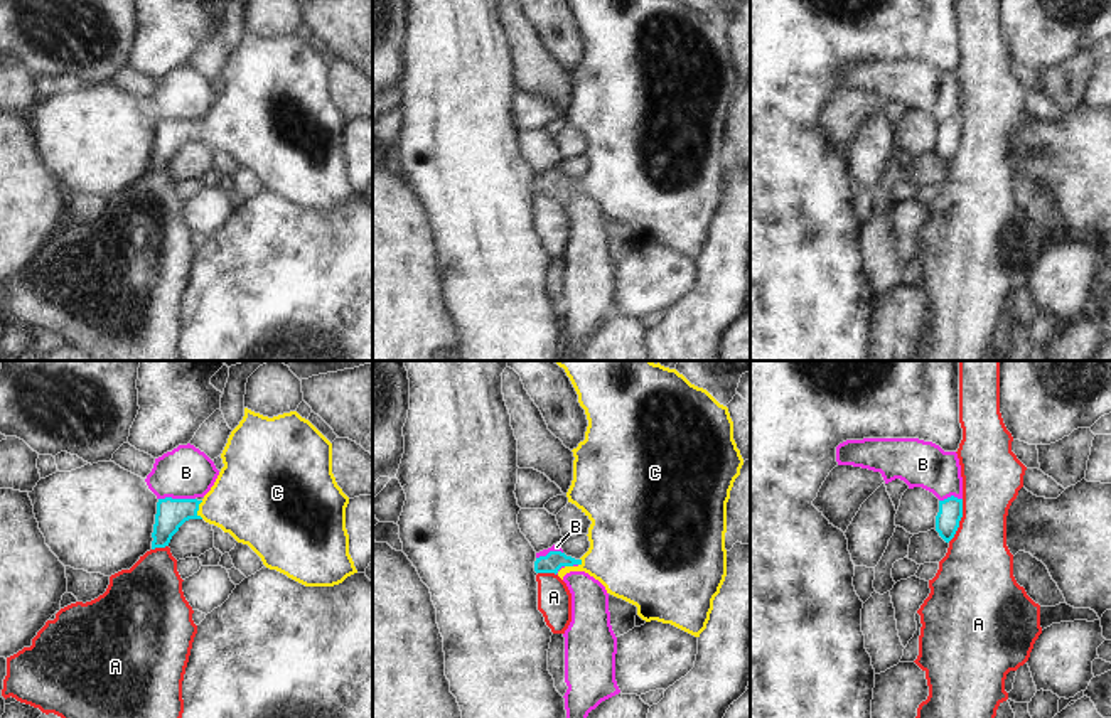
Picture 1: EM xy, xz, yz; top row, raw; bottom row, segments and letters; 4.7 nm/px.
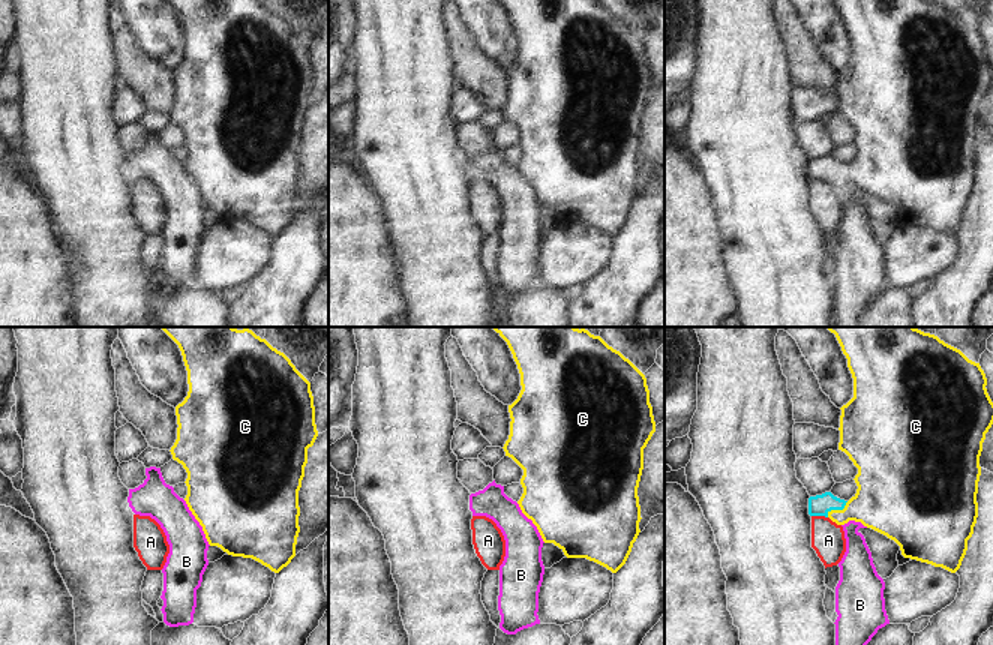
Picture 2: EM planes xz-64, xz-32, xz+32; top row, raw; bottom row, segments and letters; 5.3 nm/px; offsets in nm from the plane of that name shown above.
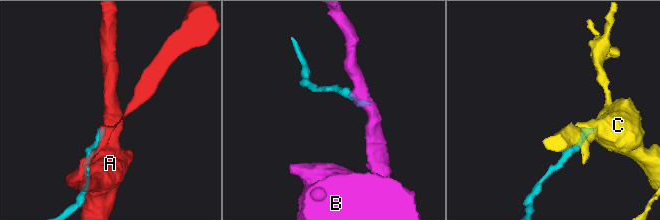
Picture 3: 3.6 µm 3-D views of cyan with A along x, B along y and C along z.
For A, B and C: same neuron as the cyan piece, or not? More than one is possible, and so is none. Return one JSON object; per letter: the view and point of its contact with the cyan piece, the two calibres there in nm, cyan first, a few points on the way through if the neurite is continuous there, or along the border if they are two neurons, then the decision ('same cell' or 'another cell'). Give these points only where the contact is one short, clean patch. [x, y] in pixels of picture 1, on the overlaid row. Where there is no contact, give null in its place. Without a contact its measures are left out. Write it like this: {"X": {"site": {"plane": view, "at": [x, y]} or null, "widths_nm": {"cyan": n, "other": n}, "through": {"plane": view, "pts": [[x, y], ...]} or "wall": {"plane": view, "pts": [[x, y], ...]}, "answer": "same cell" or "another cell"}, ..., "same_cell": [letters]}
{"A": {"site": {"plane": "yz", "at": [960, 519]}, "widths_nm": {"cyan": 120, "other": 340}, "answer": "another cell"}, "B": {"site": {"plane": "xy", "at": [176, 499]}, "widths_nm": {"cyan": 140, "other": 260}, "wall": {"plane": "xy", "pts": [[194, 498], [159, 499]]}, "answer": "another cell"}, "C": {"site": {"plane": "xy", "at": [198, 509]}, "widths_nm": {"cyan": 140, "other": 360}, "through": {"plane": "xy", "pts": [[171, 514], [181, 509], [198, 509], [248, 499]]}, "answer": "same cell"}, "same_cell": ["C"]}

